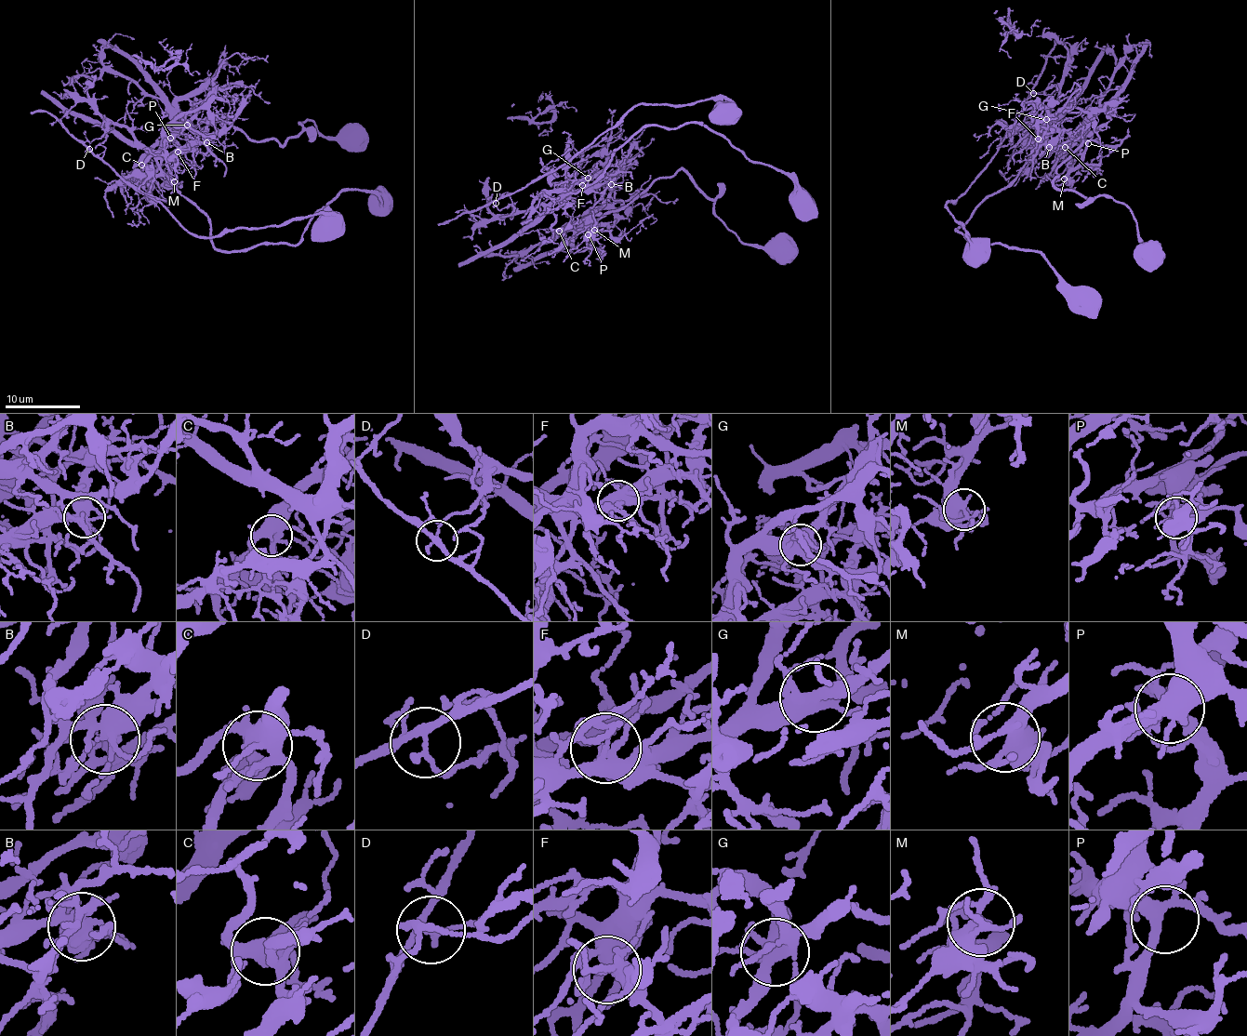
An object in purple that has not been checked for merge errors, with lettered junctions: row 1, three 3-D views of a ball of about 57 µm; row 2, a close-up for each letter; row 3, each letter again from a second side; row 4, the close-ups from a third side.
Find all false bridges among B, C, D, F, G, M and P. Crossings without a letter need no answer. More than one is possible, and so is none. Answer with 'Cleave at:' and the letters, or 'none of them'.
Cleave at: B, D

